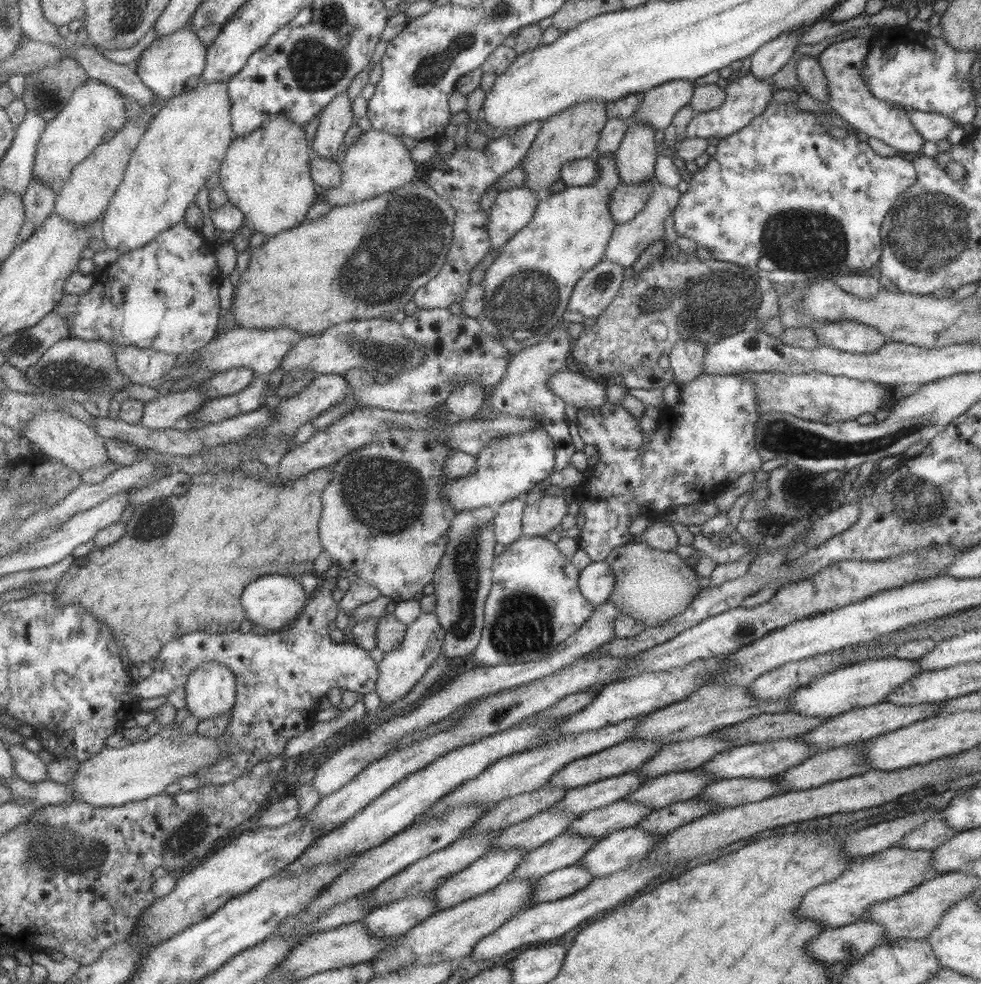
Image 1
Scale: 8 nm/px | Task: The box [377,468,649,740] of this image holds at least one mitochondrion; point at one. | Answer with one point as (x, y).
(524, 623)

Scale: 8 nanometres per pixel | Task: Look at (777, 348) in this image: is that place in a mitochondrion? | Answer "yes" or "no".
no

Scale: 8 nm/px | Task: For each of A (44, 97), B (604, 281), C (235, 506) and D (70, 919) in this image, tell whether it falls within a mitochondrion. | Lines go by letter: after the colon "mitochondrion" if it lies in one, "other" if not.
A: mitochondrion
B: mitochondrion
C: other
D: other

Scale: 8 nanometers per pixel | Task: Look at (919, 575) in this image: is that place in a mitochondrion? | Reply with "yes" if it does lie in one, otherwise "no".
no

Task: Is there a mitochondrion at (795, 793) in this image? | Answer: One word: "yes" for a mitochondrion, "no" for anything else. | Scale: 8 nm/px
no

